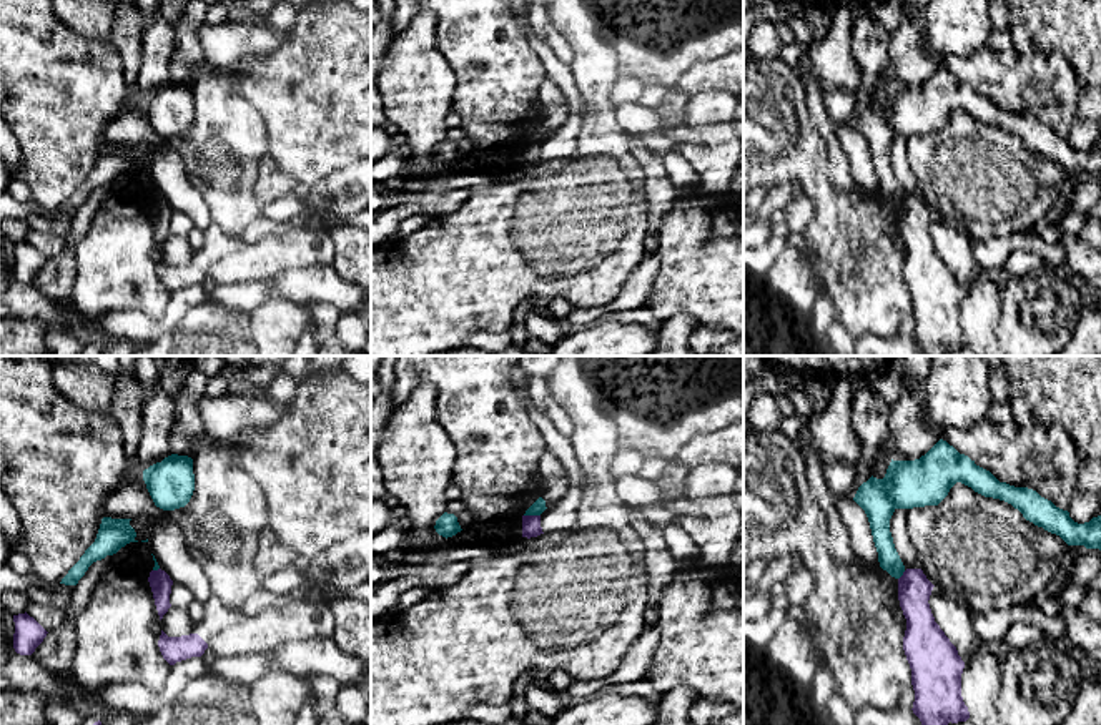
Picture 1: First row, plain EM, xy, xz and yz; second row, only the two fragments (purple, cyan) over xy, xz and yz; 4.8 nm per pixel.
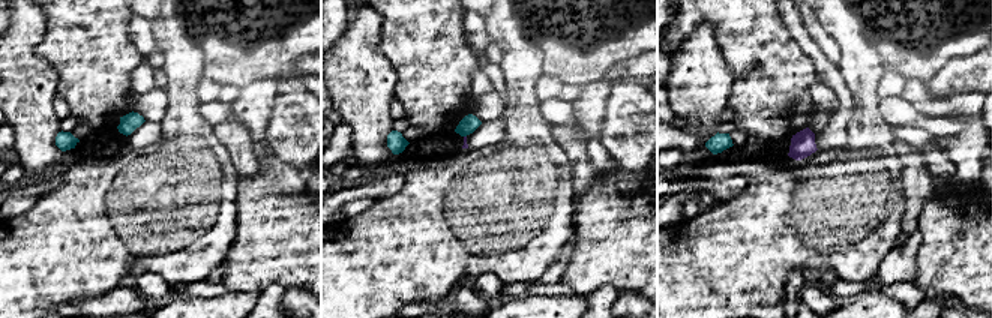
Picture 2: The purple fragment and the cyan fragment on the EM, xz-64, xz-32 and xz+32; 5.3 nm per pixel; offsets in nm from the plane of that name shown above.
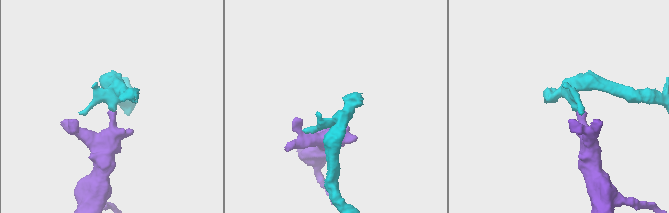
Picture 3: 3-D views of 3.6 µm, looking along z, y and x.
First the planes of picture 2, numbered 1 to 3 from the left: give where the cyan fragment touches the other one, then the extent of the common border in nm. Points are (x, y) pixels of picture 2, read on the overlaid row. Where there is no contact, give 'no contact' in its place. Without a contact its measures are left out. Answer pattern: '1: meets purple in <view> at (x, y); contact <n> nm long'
1: no contact
2: no contact
3: no contact

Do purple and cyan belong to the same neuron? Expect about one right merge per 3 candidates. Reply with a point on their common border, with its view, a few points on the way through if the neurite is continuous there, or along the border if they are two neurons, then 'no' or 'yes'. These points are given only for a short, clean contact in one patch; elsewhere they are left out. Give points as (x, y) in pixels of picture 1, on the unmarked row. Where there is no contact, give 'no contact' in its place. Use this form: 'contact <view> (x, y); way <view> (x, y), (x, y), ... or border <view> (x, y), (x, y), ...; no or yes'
contact xz (533, 143); border xz (524, 142), (539, 143); no

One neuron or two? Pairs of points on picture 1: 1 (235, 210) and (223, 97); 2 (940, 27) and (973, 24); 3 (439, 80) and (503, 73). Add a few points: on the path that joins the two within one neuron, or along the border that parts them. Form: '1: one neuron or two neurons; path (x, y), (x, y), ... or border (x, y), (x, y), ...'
1: one neuron; path (227, 182), (223, 170), (223, 125)
2: one neuron; path (948, 24), (965, 24)
3: two neurons; border (436, 44), (454, 77), (451, 108)

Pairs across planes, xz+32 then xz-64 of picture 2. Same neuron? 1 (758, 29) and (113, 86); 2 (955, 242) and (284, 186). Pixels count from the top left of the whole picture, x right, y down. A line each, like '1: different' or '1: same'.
1: same
2: same

